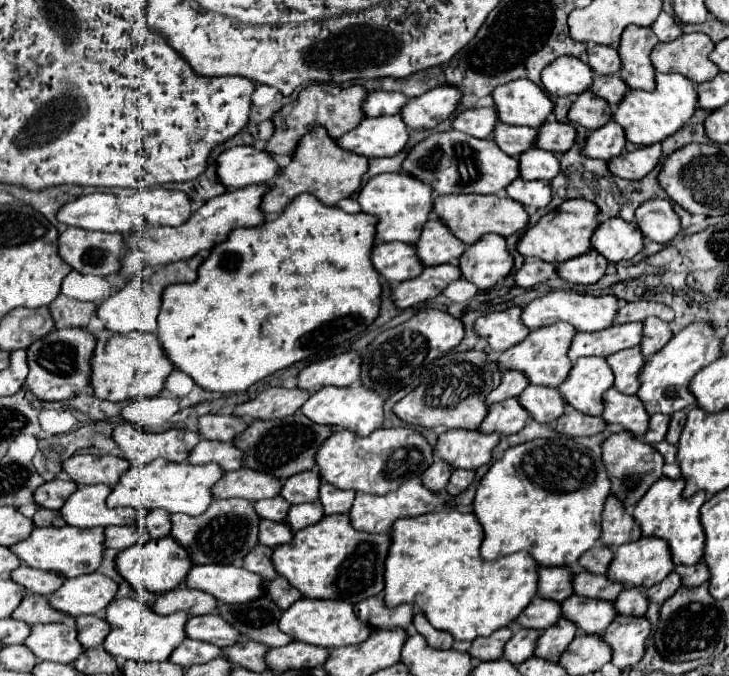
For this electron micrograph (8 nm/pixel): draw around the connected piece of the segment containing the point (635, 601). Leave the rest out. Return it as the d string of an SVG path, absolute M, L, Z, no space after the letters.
M625 587L623 595L619 595L619 599L615 599L615 607L619 607L619 613L623 615L635 615L641 617L647 613L649 609L649 597L645 593L645 587Z

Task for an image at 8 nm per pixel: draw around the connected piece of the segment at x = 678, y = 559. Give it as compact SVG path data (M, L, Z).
M661 477L637 503L637 507L633 509L633 517L635 521L639 521L643 535L655 535L669 543L673 561L677 565L679 563L695 565L705 551L705 531L703 531L701 513L699 513L701 505L705 503L705 491L697 491L691 497L683 497L683 489L685 489L685 479L673 481L673 479Z

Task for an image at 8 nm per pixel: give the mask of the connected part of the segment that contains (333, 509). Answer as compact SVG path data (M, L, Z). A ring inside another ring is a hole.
M323 481L321 489L319 489L321 497L319 501L323 503L325 515L335 515L335 513L349 513L353 499L355 499L355 491L343 491L333 487L331 483Z

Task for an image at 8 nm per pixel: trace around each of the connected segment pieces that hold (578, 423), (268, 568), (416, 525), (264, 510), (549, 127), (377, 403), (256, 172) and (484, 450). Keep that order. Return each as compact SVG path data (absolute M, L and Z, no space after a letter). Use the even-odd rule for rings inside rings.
M569 409L565 415L559 417L557 421L557 431L569 437L579 437L579 435L597 435L607 427L607 423L601 417L591 417L581 411Z
M259 545L259 547L255 547L255 551L251 551L247 555L247 559L243 559L243 567L247 571L253 571L257 575L263 575L265 581L273 581L277 577L277 571L273 567L271 555L273 555L273 549L271 547Z
M443 509L395 521L391 533L391 551L385 567L385 603L389 607L413 603L415 609L427 615L433 627L441 631L451 631L457 641L473 641L481 635L487 637L499 627L511 625L537 595L539 565L531 555L527 555L527 551L487 563L479 555L481 541L483 527L479 519L473 513L461 513L457 509Z
M283 497L263 499L263 501L255 503L255 511L259 511L259 517L271 519L271 521L285 521L289 507L291 507L291 503L287 503Z
M547 121L537 129L537 139L535 147L547 149L547 151L567 151L575 141L575 129L569 123L557 123L557 121Z
M329 385L313 393L305 401L301 411L315 423L345 427L365 437L383 425L383 405L385 405L385 397L381 397L377 391L367 389L365 385L357 385L357 387L331 387Z
M231 147L217 157L217 181L227 189L267 183L277 179L279 167L273 157L255 147Z
M449 429L439 435L437 453L455 469L477 469L491 461L491 451L499 443L499 433Z

